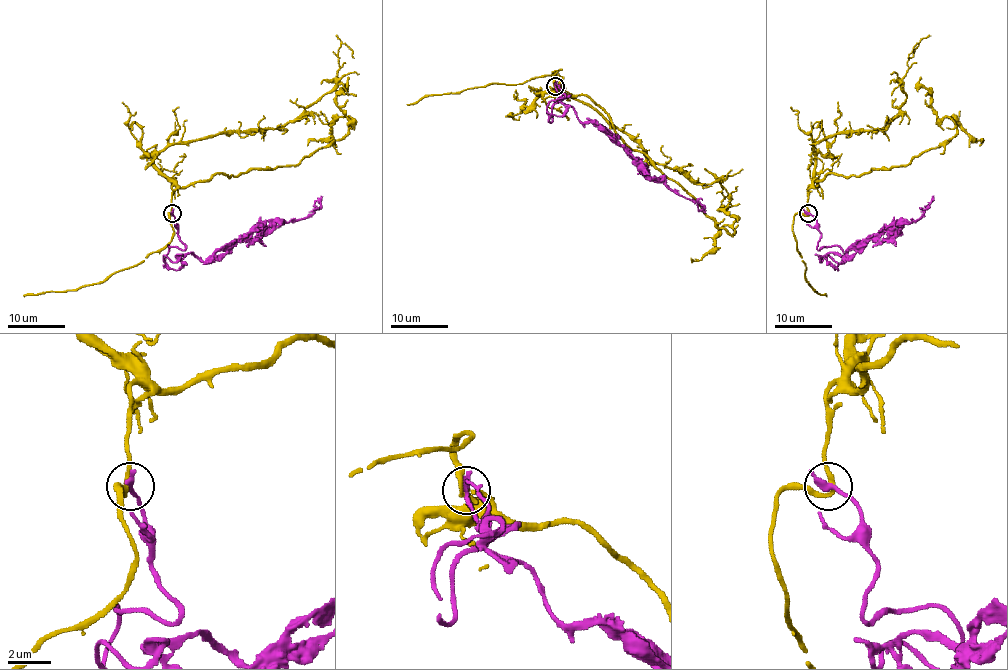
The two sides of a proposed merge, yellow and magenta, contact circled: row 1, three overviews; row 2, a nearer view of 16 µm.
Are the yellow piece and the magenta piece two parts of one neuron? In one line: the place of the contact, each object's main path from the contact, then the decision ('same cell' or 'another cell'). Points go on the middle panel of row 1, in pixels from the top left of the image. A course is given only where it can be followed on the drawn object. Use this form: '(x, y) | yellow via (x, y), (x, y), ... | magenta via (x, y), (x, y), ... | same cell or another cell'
(555, 86) | yellow via (554, 86), (537, 94), (572, 95), (592, 105), (652, 161), (702, 184), (720, 181), (724, 197), (737, 186) | magenta via (556, 86), (562, 99), (569, 95), (552, 108), (550, 122), (570, 105), (651, 177), (704, 211) | another cell

